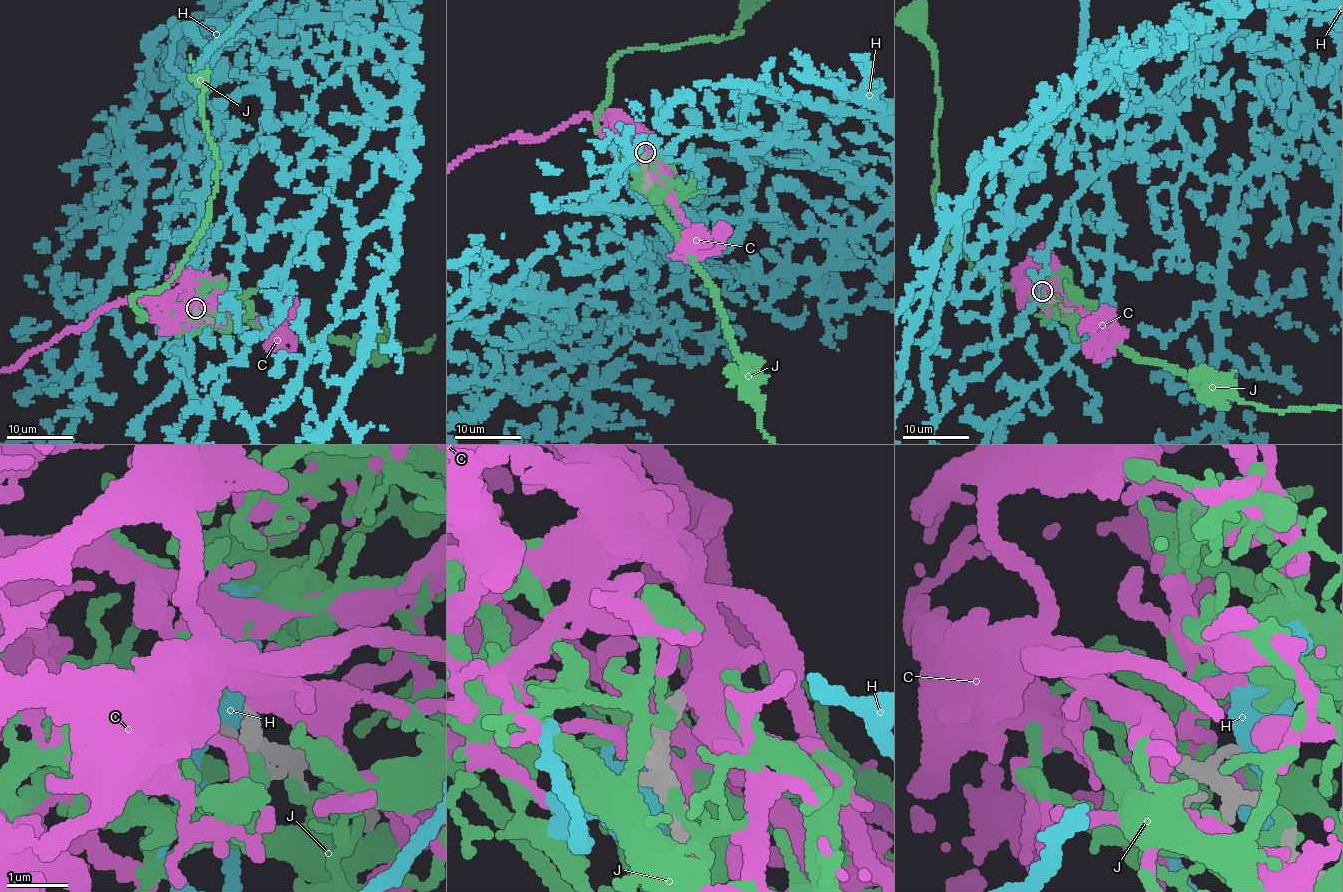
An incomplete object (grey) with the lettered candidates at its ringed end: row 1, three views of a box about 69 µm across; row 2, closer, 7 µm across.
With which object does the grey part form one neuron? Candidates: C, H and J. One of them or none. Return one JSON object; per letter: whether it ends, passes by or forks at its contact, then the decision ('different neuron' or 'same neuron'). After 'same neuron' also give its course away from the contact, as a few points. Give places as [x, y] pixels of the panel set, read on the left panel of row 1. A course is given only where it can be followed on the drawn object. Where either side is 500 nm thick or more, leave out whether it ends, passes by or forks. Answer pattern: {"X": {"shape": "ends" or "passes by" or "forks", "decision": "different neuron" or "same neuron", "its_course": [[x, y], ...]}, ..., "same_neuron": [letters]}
{"C": {"shape": "forks", "decision": "same neuron"}, "H": {"shape": "passes by", "decision": "different neuron"}, "J": {"shape": "ends", "decision": "different neuron"}, "same_neuron": ["C"]}

